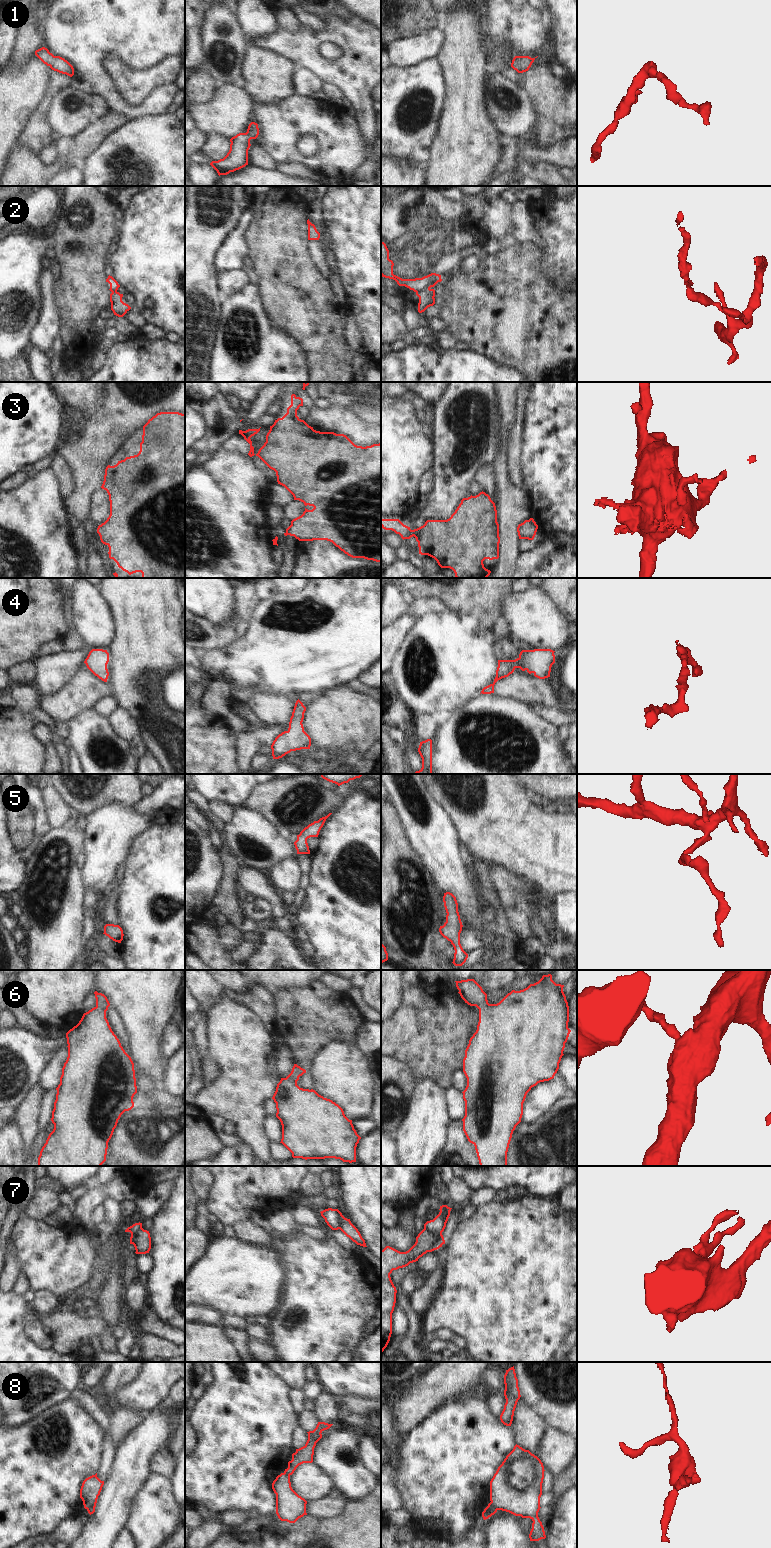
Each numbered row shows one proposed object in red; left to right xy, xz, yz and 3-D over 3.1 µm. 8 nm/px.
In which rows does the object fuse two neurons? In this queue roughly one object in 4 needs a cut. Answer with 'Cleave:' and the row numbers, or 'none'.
Cleave: 2, 7, 8

